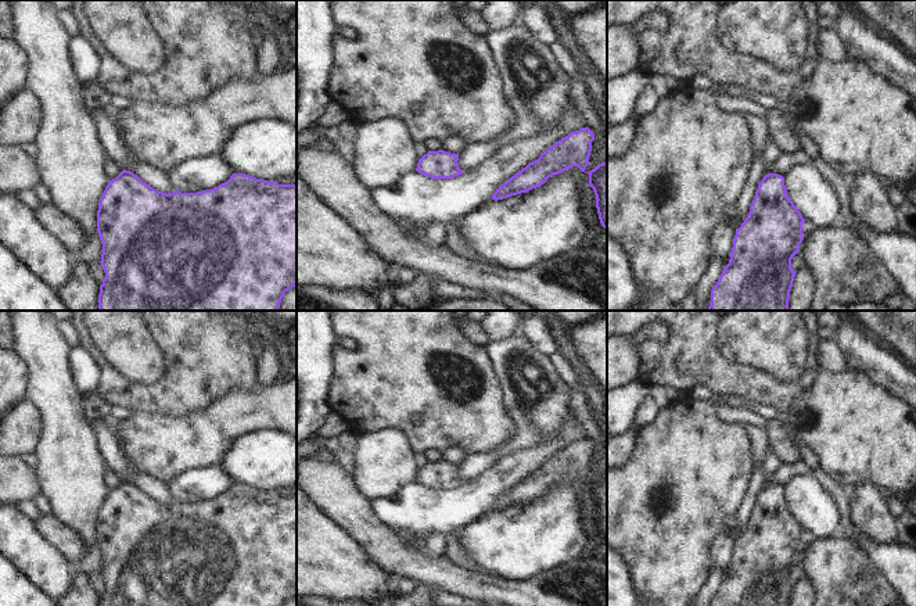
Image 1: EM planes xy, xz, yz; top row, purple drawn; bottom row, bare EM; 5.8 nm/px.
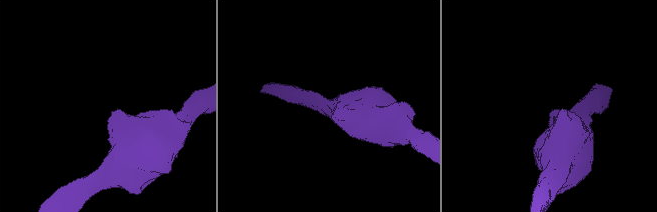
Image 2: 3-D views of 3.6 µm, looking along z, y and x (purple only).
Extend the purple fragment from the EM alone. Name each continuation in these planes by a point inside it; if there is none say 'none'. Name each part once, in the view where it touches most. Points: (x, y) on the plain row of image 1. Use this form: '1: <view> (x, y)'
none

